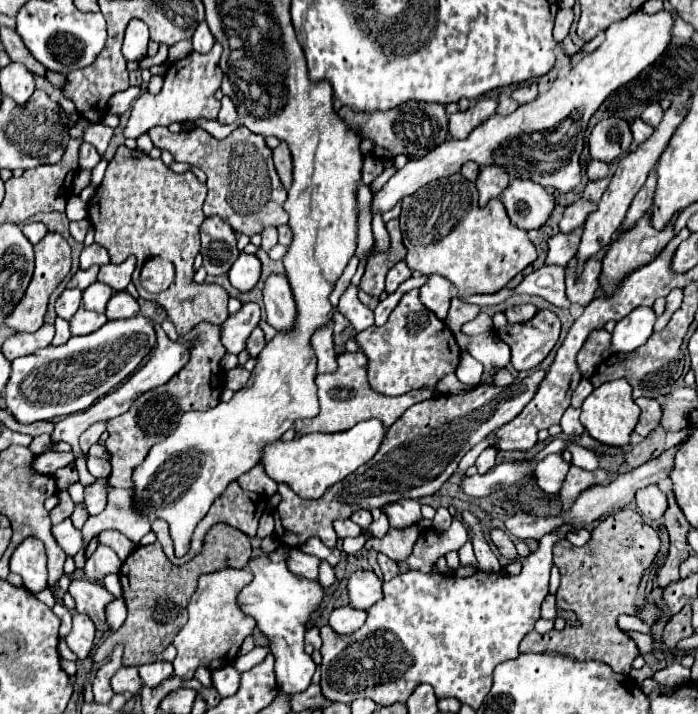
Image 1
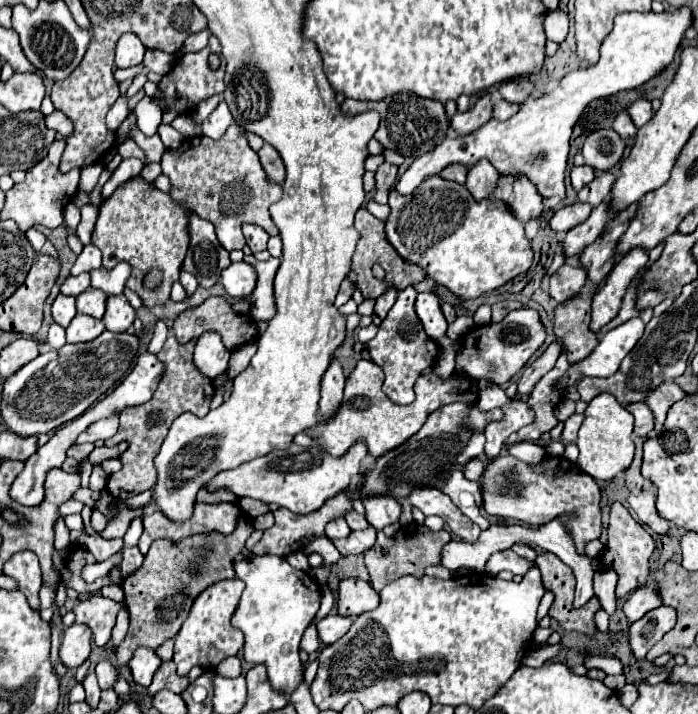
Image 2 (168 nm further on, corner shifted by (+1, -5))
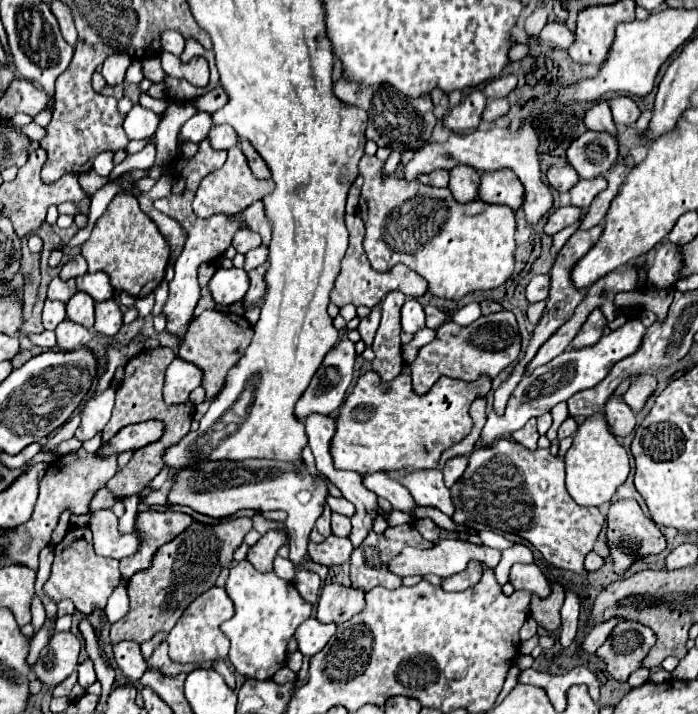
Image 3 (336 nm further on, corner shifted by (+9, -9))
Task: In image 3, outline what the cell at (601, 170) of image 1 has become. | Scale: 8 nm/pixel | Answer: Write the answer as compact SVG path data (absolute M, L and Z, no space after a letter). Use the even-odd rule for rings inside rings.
M552 166L548 170L548 182L558 192L568 192L578 180L580 176L572 166Z

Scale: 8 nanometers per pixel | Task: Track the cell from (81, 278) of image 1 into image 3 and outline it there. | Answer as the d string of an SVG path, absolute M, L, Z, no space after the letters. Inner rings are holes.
M54 278L48 286L48 298L50 300L60 300L60 302L68 302L74 294L78 292L76 288L76 280L60 280L60 278Z

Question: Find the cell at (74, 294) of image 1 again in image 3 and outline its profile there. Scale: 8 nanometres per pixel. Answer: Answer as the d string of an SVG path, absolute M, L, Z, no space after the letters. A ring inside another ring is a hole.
M46 300L44 312L42 312L42 324L44 324L44 328L46 330L54 330L64 318L66 318L66 304L64 302Z

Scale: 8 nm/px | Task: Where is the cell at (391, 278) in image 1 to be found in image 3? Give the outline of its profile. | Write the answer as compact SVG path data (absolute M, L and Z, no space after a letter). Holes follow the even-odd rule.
M374 306L372 312L364 320L360 320L360 326L358 326L358 332L360 332L362 340L366 342L366 346L372 344L372 338L378 330L378 324L380 324L380 306Z

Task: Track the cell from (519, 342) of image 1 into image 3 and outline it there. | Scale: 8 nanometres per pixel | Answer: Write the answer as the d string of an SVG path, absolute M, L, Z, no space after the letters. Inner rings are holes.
M508 310L480 316L470 326L458 326L448 320L438 328L436 338L418 350L416 360L410 364L414 392L426 394L440 376L452 376L468 382L478 380L480 376L488 376L494 380L506 366L510 366L520 356L520 348L522 340L516 316Z

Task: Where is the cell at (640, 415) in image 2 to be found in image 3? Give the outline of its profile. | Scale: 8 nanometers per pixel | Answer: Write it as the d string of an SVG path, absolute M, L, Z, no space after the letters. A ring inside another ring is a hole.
M612 396L606 402L606 420L616 436L628 436L636 428L636 414L624 404L624 400Z

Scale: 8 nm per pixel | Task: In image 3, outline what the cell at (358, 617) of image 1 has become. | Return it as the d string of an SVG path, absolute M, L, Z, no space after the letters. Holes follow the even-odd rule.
M308 618L304 624L298 626L294 634L298 638L298 650L304 656L314 656L326 646L326 642L332 638L334 632L336 632L336 624L322 624L316 618Z

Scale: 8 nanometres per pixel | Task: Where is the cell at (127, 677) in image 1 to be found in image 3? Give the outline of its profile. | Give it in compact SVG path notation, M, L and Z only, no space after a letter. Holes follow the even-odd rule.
M86 660L78 666L78 682L82 688L88 688L90 684L96 682L96 670L94 670L94 664L90 660Z

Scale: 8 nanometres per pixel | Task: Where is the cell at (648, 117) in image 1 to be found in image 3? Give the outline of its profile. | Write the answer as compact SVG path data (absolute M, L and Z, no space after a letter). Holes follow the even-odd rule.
M628 96L612 98L612 100L610 100L610 110L612 110L614 122L616 122L616 124L622 124L622 126L632 126L632 124L636 124L636 120L638 120L638 116L640 116L638 104L636 104L632 98L628 98Z

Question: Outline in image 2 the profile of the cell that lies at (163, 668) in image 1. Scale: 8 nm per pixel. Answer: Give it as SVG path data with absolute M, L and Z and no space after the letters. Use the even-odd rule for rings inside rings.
M136 648L132 660L128 662L128 666L132 670L134 682L140 684L140 686L144 686L144 688L150 686L152 676L154 676L156 668L160 666L160 662L162 660L156 656L154 650L150 650L150 648Z

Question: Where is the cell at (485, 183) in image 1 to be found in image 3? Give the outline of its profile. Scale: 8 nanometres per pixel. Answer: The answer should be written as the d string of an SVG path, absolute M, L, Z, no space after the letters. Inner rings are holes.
M456 166L450 170L450 192L456 200L472 202L478 196L480 186L480 172L472 166Z

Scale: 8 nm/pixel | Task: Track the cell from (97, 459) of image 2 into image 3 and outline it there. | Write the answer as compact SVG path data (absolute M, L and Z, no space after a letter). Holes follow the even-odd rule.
M158 420L138 422L130 424L128 428L122 428L110 442L102 444L98 450L100 456L118 456L122 452L134 452L146 444L156 442L164 432L164 424Z

